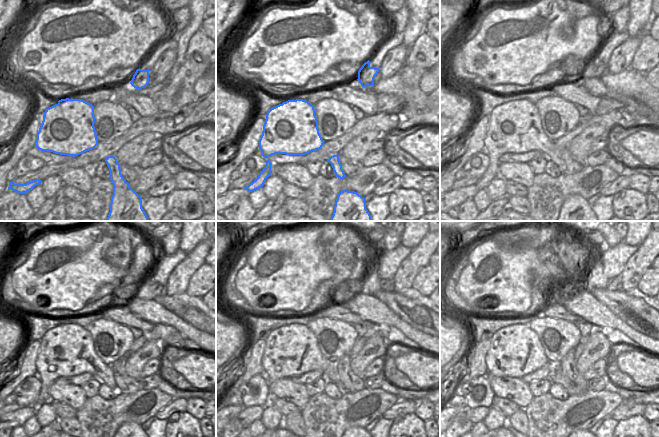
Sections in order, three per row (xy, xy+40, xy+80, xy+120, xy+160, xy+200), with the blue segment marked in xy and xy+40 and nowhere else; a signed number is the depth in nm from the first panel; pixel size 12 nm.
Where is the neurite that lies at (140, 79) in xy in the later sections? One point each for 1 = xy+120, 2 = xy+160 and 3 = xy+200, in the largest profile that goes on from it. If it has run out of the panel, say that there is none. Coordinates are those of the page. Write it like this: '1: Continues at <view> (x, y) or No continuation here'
1: Continues at xy+120 (148, 291)
2: Continues at xy+160 (387, 285)
3: Continues at xy+200 (613, 284)

